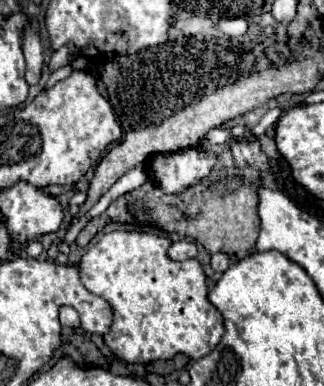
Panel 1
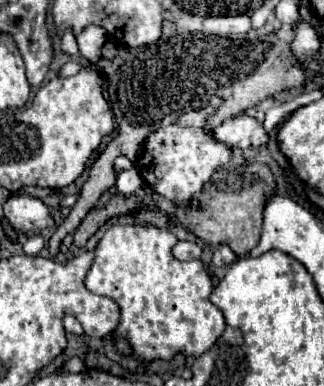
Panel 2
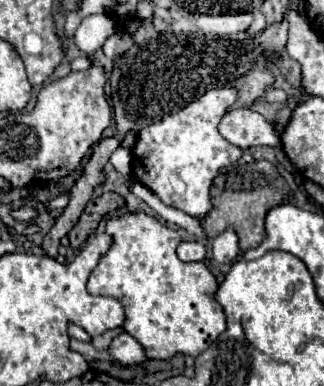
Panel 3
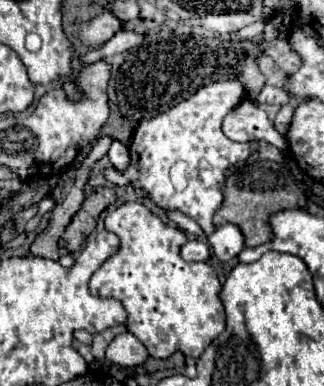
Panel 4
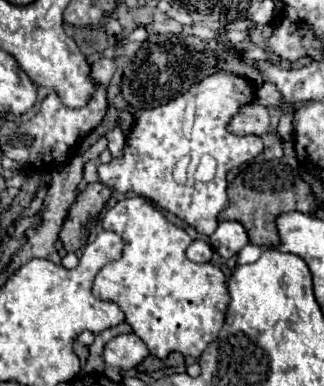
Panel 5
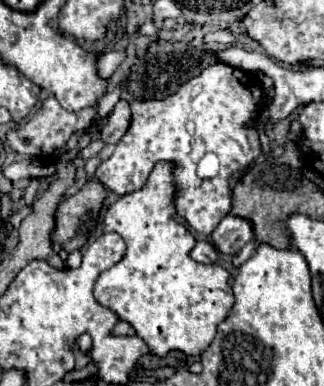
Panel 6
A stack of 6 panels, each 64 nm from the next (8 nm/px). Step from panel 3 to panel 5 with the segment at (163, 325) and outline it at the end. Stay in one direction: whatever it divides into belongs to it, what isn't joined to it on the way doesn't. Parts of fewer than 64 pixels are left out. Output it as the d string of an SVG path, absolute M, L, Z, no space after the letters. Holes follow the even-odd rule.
M126 198L120 200L114 208L110 208L102 222L104 230L116 232L124 240L124 252L120 260L114 260L106 264L94 278L92 294L98 300L110 300L116 302L124 314L126 322L132 326L134 334L142 338L142 342L148 346L150 354L156 358L166 358L170 352L182 352L184 356L198 358L206 346L218 336L224 318L226 318L226 304L230 300L224 274L222 270L214 268L212 264L196 264L190 262L184 252L192 238L172 222L168 222L158 210L152 208L152 204L144 198Z

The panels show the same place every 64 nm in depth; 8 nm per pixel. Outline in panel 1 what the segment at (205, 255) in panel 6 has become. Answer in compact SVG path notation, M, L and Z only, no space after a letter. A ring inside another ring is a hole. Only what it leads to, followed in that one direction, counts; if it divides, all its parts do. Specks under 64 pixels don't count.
M178 240L168 248L168 256L172 260L188 260L188 258L196 258L196 244L190 240Z

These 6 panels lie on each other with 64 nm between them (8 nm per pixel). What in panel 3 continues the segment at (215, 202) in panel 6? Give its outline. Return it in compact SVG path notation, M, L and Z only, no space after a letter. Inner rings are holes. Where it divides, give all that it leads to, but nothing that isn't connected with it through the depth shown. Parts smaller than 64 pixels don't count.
M234 88L210 90L166 120L146 126L138 134L132 150L134 178L148 186L166 206L178 208L196 218L204 218L210 210L210 184L218 176L218 170L242 156L242 150L224 140L216 128L220 118L226 114L226 108L230 108L234 100Z

